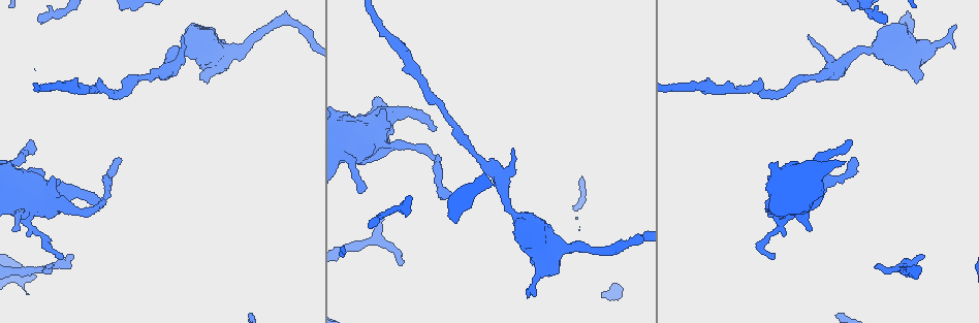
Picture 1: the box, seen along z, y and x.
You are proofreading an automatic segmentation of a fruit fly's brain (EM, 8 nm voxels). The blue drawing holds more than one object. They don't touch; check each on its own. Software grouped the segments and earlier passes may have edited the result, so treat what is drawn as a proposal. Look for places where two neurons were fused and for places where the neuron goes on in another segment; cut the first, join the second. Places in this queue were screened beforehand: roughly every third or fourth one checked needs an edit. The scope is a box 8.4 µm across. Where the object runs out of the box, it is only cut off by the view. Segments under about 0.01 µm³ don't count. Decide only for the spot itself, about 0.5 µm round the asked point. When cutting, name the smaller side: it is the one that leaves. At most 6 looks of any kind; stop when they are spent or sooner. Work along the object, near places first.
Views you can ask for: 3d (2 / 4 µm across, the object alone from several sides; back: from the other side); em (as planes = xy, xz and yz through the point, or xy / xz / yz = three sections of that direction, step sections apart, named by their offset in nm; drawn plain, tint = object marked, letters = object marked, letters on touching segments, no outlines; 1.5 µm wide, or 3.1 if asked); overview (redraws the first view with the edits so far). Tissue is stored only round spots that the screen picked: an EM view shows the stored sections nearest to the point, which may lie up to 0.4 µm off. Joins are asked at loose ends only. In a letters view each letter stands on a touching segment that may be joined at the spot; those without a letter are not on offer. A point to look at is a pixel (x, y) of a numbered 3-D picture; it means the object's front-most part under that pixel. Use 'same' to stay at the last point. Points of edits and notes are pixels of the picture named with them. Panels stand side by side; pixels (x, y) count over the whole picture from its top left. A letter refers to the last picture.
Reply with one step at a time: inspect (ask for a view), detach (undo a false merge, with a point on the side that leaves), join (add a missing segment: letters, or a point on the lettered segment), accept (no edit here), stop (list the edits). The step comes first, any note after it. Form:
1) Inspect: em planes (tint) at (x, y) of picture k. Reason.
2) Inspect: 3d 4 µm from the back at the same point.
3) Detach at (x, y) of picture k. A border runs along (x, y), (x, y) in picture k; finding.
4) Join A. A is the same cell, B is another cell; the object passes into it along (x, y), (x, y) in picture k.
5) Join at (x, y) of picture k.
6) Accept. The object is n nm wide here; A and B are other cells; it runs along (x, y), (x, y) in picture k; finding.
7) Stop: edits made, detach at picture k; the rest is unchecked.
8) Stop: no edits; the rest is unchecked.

Inspect: em planes (plain) at (43, 23) of picture 1. Branch stops here.

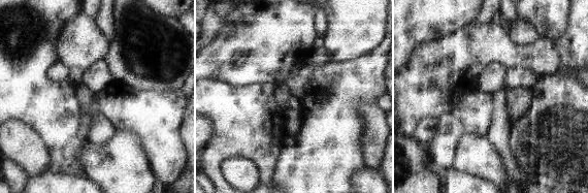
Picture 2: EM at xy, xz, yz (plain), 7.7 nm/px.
Inspect: em planes (letters) at the same point.

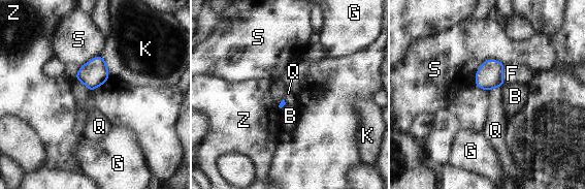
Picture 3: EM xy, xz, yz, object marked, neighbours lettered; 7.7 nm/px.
Accept. B, F, G, K, Q, S and Z are other cells; a border runs along (500, 87), (494, 87), (489, 91) in picture 3; none of them fits.

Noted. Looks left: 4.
Inspect: 3d 4 µm at (31, 139) of picture 1. Free end.

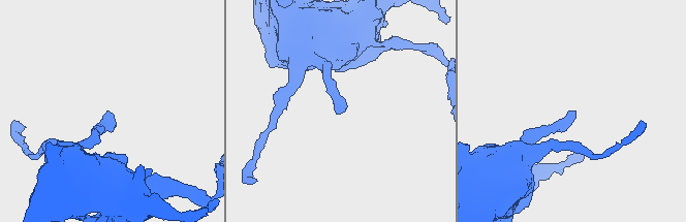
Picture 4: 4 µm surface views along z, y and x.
Inspect: em planes (plain) at (109, 110) of picture 4.

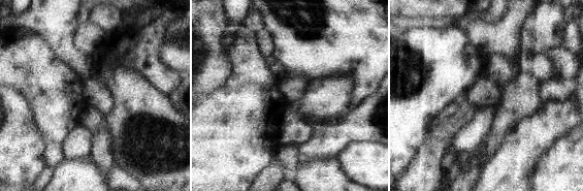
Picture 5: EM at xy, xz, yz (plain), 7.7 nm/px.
Inspect: em planes (letters) at the same point.

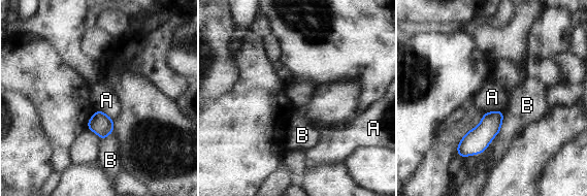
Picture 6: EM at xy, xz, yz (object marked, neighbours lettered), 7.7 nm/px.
Accept. A and B are other cells; a border runs along (502, 111), (491, 110), (485, 112) in picture 6; no lettered segment goes on from it.

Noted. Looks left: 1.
Stop: no edits; the rest is unchecked.

